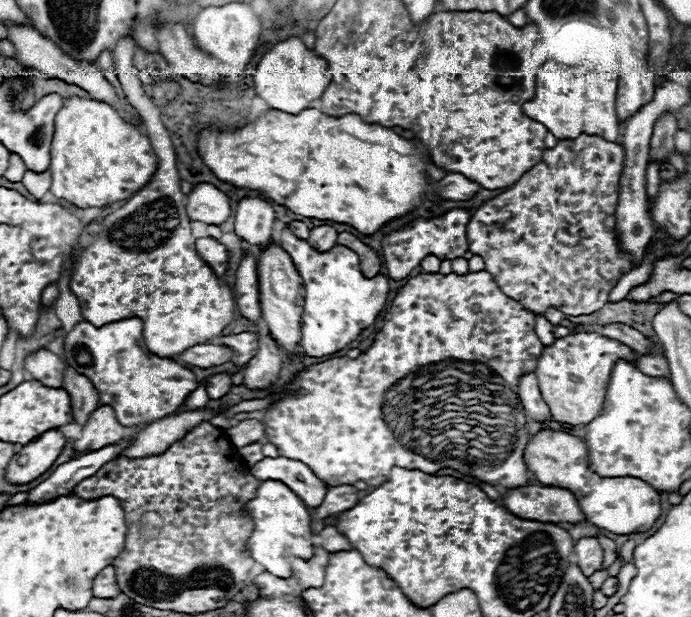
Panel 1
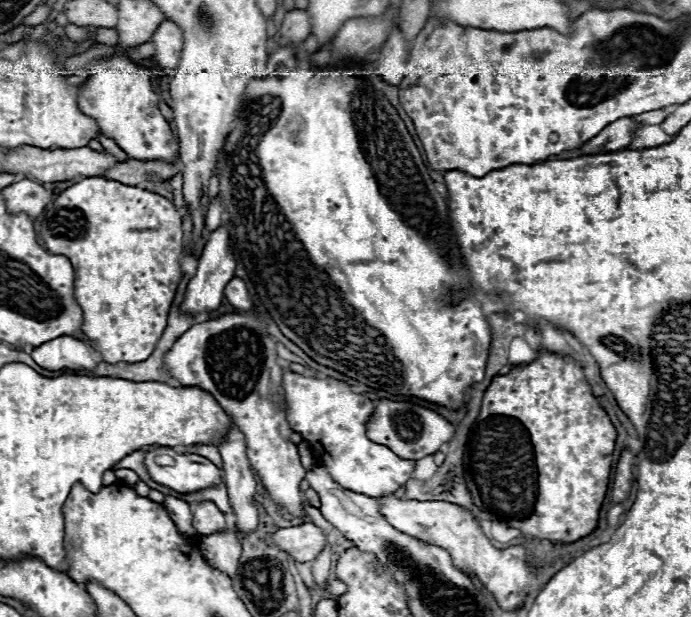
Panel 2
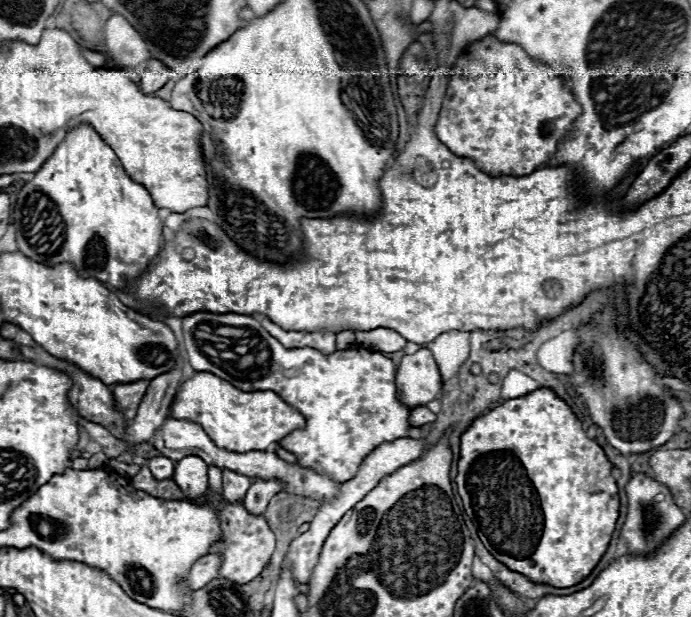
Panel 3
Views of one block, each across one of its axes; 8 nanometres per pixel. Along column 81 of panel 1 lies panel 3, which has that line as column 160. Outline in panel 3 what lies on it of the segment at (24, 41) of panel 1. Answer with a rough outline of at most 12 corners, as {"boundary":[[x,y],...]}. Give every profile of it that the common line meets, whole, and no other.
{"boundary":[[156,60],[140,72],[140,88],[152,94],[170,80],[170,72]]}

